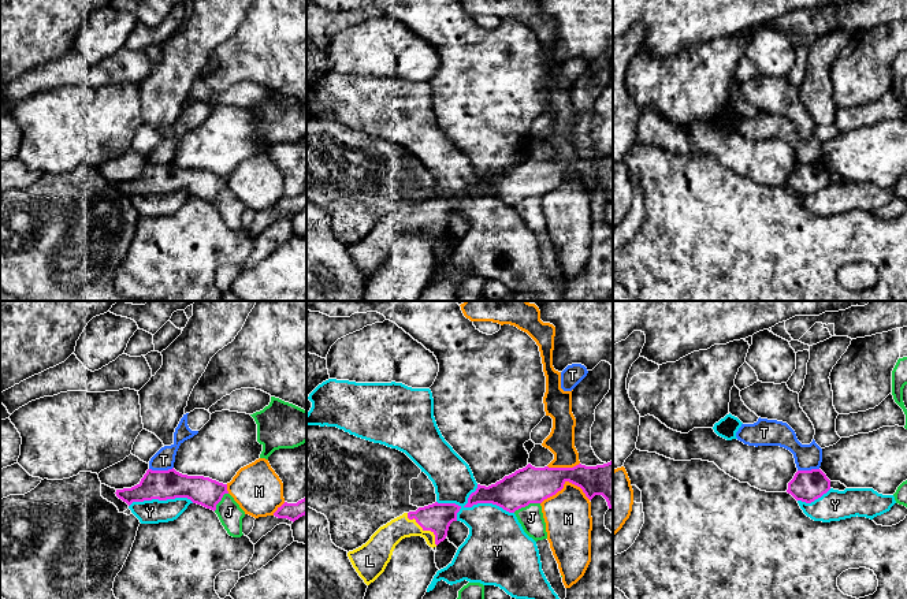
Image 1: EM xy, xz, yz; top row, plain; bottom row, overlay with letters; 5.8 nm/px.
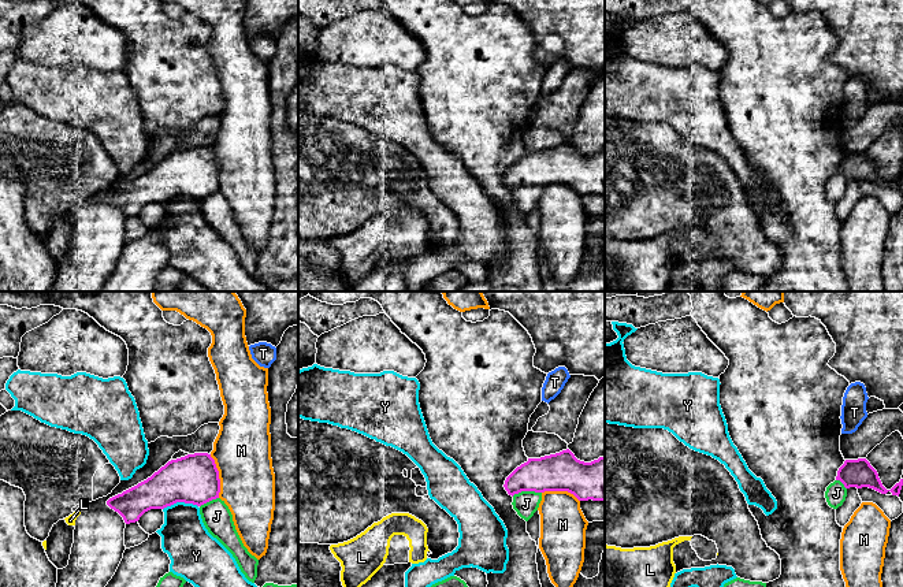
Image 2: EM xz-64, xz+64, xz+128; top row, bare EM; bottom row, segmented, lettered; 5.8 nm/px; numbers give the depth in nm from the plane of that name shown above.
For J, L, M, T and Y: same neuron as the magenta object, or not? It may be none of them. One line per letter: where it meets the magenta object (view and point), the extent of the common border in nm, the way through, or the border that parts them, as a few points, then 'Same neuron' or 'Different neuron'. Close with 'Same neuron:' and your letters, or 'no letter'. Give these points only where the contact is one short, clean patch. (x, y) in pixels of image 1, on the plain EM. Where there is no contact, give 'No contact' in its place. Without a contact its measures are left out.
J: Touches magenta at xz (526, 198). Shared border 170 nm. Different neuron
L: Touches magenta at xz (424, 223). Shared border 260 nm. Same neuron
M: Touches magenta at xz (564, 177). Shared border 300 nm. Different neuron
T: Touches magenta at xy (160, 164). Shared border 140 nm. Boundary: xy (173, 160), (167, 163), (149, 163). Different neuron
Y: Touches magenta at xz (475, 197). Shared border 460 nm. Boundary: xz (437, 194), (461, 200), (495, 197), (513, 207). Different neuron
Same neuron: L

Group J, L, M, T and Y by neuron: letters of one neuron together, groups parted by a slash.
J / L / M / T / Y

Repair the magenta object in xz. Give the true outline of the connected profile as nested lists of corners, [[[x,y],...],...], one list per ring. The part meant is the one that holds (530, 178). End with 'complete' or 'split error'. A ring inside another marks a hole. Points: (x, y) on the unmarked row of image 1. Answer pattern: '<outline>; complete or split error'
[[[613,155],[596,160],[579,157],[573,161],[535,161],[528,157],[495,178],[477,178],[464,201],[492,197],[514,207],[529,197],[542,197],[555,189],[566,175],[580,181],[590,194],[595,189],[602,189],[609,202],[613,202]]]; complete

